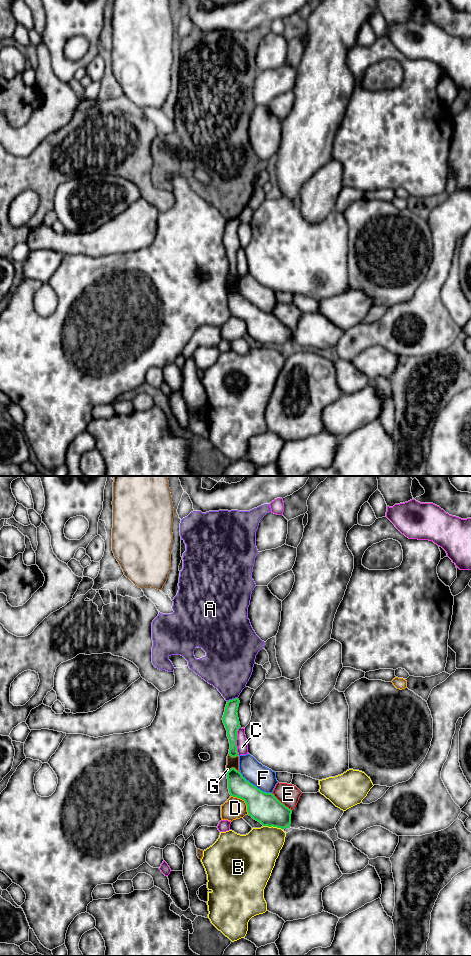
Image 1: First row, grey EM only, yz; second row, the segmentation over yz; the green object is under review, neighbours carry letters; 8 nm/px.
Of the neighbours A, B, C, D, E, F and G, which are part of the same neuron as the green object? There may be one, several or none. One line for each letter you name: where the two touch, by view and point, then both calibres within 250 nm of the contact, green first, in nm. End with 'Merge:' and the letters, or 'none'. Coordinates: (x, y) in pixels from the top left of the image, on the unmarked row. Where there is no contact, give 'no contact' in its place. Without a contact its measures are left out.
Merge: none

